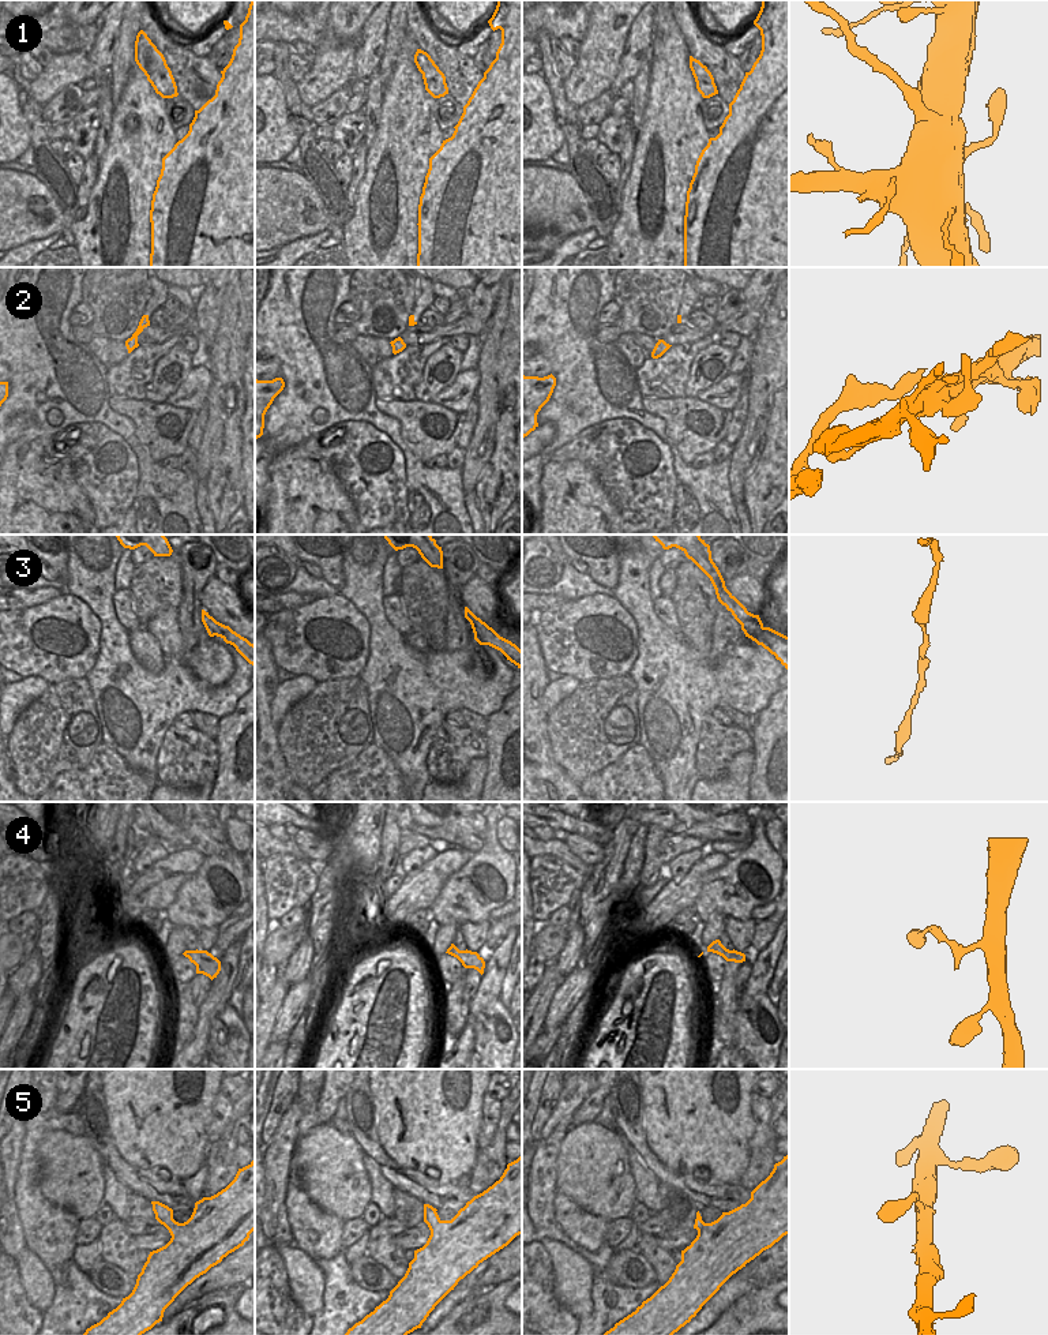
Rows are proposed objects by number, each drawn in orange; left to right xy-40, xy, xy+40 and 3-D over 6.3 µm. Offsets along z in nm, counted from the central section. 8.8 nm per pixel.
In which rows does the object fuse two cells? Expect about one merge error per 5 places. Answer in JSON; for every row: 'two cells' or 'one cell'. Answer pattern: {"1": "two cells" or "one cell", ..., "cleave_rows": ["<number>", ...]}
{"1": "two cells", "2": "two cells", "3": "one cell", "4": "one cell", "5": "one cell", "cleave_rows": ["1", "2"]}

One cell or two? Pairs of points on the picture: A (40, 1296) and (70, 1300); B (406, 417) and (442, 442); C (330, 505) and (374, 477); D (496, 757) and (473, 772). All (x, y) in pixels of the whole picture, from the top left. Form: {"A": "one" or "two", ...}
{"A": "two", "B": "one", "C": "two", "D": "two"}

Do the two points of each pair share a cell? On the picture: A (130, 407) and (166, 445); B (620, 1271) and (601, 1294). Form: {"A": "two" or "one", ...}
{"A": "one", "B": "two"}

